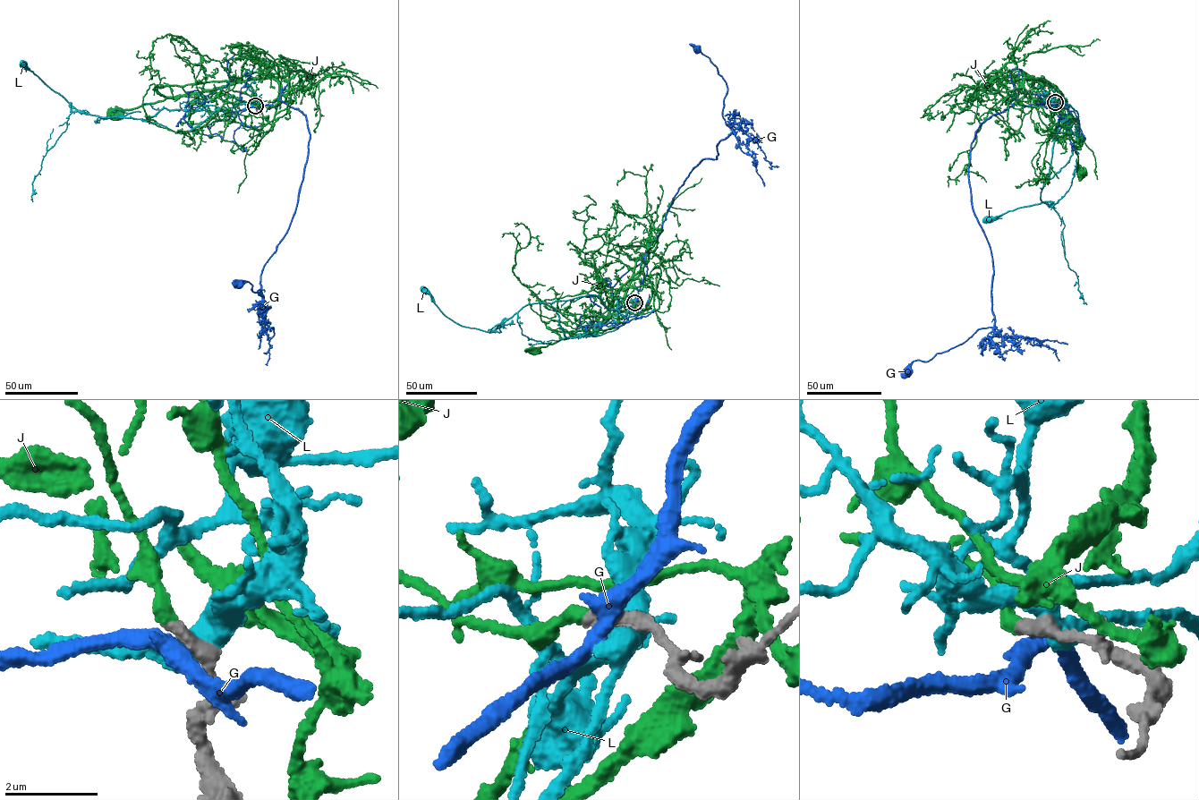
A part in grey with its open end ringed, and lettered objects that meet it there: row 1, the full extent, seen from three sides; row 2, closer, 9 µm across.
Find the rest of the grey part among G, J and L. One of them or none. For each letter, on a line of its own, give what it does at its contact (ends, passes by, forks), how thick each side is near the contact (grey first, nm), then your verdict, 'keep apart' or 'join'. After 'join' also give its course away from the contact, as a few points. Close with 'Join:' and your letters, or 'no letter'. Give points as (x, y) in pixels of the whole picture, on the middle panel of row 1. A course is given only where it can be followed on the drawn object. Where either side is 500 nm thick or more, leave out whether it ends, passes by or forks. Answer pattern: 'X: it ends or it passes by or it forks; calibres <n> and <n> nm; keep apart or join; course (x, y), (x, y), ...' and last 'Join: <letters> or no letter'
G: it passes by; calibres 380 and 360 nm; keep apart
J: it ends; calibres 320 and 280 nm; join; course (634, 302), (627, 301), (627, 296), (616, 310), (608, 308), (591, 331), (528, 349), (535, 351)
L: calibres 420 and 550 nm; keep apart
Join: J

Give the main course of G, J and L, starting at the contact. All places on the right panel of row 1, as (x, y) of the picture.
G: (1055, 103), (1015, 103), (976, 131), (968, 174), (993, 266), (994, 326), (914, 361), (909, 371)
J: (1055, 102), (1044, 99), (1047, 106), (1055, 103), (1052, 109), (1067, 106), (1076, 170), (1079, 175), (1083, 173)
L: (1056, 102), (1070, 106), (1079, 121), (1072, 155), (1041, 192), (1041, 201), (1053, 202), (988, 220)

